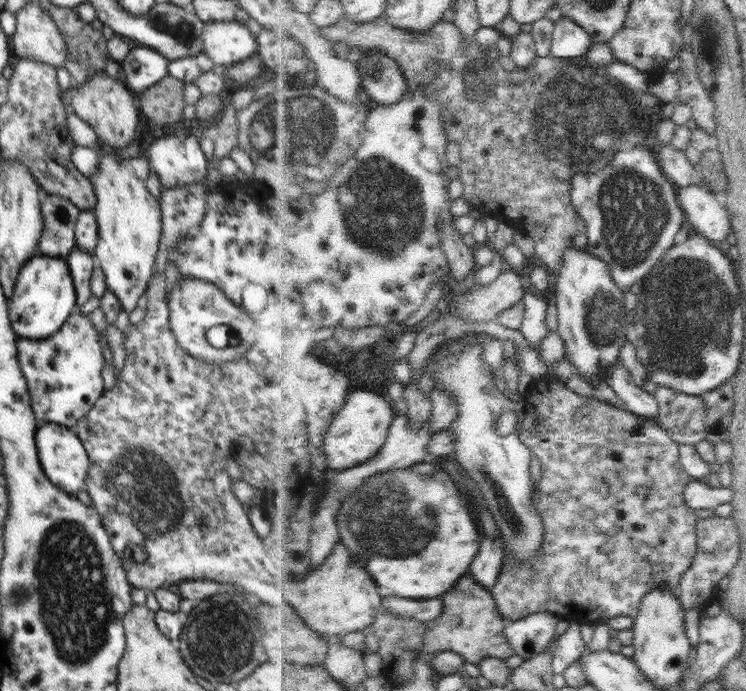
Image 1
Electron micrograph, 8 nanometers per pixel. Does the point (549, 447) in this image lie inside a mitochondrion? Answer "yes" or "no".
no

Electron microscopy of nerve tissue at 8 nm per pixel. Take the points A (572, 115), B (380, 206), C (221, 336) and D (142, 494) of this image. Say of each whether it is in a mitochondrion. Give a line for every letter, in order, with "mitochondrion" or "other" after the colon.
A: mitochondrion
B: mitochondrion
C: mitochondrion
D: mitochondrion

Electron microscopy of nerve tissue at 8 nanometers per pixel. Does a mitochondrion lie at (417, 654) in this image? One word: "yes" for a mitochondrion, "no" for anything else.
no

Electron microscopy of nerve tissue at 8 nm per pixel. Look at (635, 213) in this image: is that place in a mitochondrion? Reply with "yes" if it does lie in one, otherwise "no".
yes

